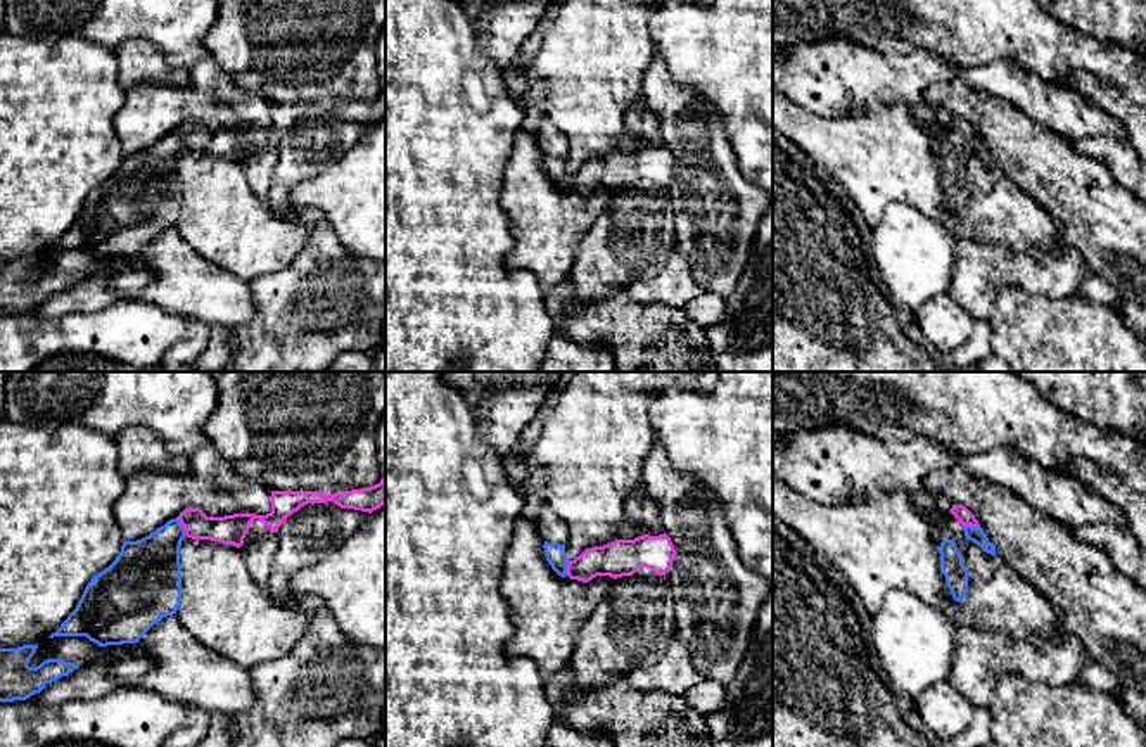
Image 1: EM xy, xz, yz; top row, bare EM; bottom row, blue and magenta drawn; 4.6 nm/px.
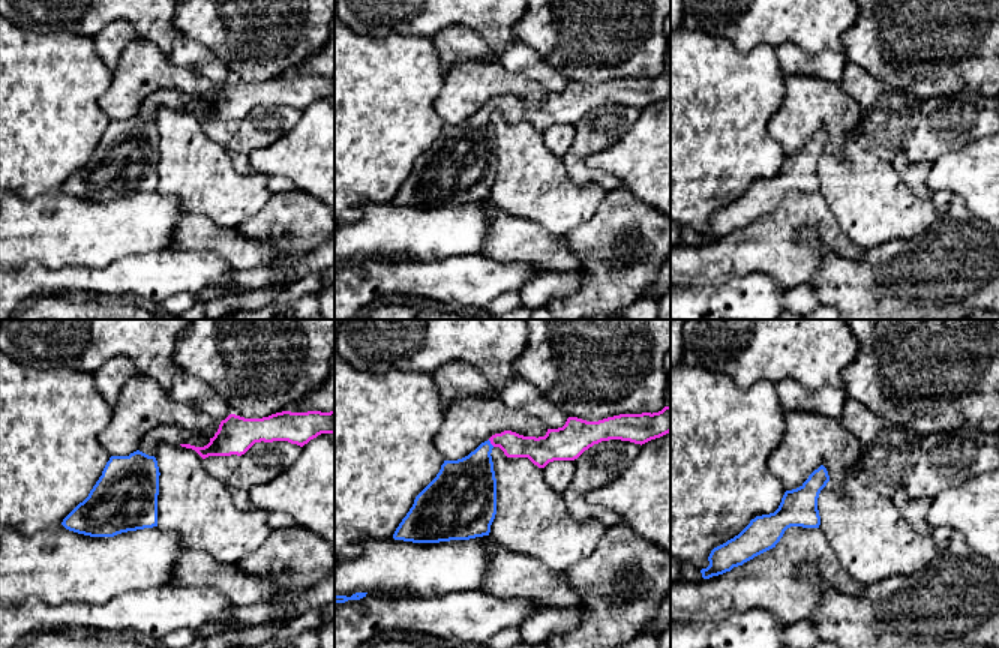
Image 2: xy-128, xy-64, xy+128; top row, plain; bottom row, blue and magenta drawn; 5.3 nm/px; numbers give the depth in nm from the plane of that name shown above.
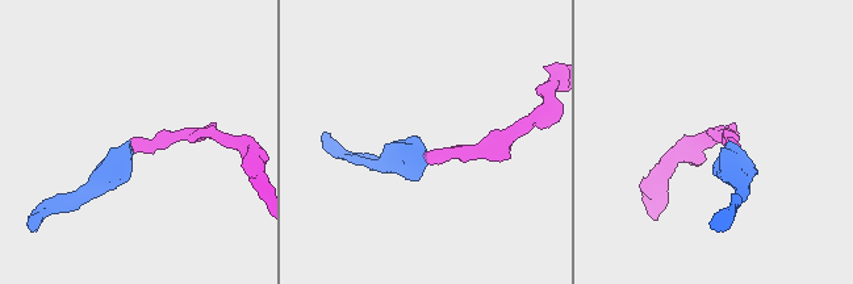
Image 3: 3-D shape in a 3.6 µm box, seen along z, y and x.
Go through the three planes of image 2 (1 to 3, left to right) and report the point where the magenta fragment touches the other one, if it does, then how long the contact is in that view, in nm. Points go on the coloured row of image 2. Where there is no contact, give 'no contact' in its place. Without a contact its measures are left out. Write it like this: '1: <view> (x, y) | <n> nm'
1: no contact
2: xy-64 (489, 443) | 50 nm
3: no contact

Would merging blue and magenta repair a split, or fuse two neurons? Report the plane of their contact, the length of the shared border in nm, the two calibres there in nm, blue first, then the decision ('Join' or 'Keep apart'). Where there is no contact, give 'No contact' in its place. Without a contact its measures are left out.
Touches blue in xy. Shared border 100 nm. Thickness 280 nm (blue) against 140 nm. Join

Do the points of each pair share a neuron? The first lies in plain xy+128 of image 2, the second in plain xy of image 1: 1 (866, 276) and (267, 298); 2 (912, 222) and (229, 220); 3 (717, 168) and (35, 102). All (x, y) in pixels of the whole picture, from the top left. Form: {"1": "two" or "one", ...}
{"1": "one", "2": "one", "3": "one"}

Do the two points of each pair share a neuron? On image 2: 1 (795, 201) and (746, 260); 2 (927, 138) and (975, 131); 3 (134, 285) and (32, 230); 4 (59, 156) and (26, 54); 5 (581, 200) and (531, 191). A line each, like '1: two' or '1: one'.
1: one
2: one
3: two
4: one
5: one

